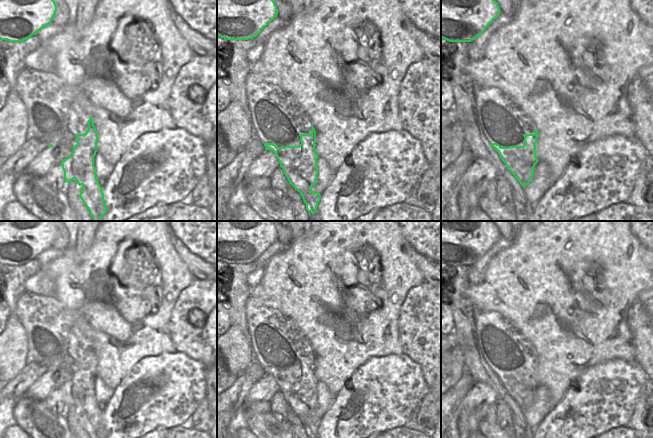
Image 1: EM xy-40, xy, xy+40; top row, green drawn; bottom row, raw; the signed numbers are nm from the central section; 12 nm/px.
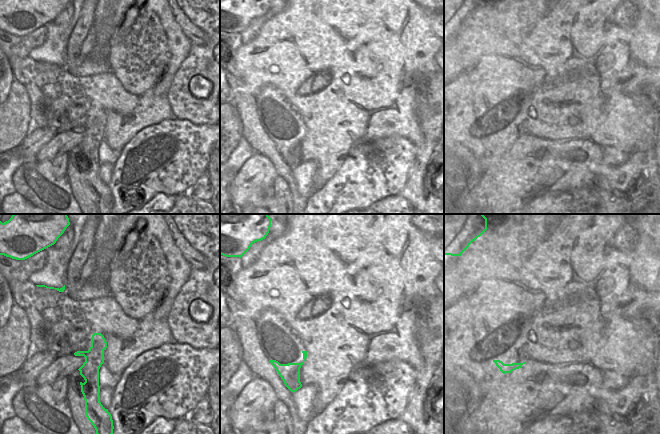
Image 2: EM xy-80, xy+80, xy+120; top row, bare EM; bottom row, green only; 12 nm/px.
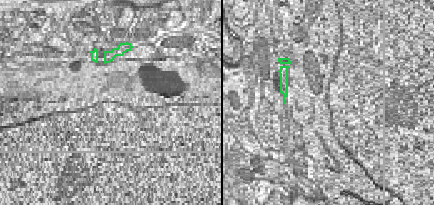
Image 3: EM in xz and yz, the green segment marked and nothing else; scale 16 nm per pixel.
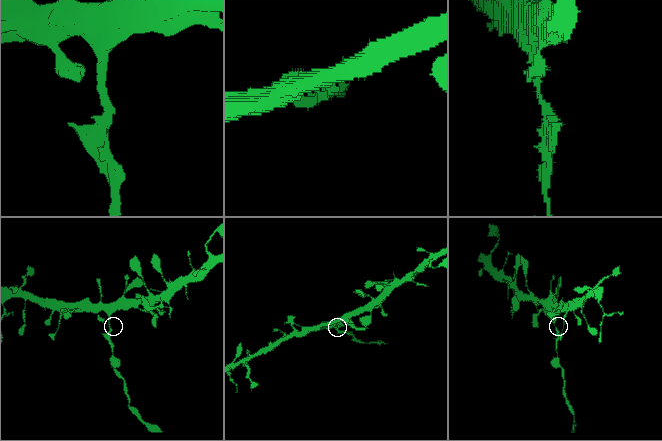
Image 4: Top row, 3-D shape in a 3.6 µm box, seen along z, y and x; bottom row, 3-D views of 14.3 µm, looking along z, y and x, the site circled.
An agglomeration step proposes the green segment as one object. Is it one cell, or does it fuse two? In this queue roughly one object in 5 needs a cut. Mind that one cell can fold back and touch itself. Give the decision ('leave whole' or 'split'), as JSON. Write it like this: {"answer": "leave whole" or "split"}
{"answer": "split"}

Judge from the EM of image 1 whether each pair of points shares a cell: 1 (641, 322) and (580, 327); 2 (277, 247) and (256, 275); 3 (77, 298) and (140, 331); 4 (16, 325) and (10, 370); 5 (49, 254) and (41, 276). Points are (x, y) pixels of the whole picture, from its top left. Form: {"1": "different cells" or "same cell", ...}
{"1": "different cells", "2": "same cell", "3": "same cell", "4": "same cell", "5": "same cell"}

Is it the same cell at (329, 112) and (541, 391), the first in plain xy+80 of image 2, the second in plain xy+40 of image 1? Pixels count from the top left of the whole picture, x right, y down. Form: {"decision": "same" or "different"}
{"decision": "different"}

